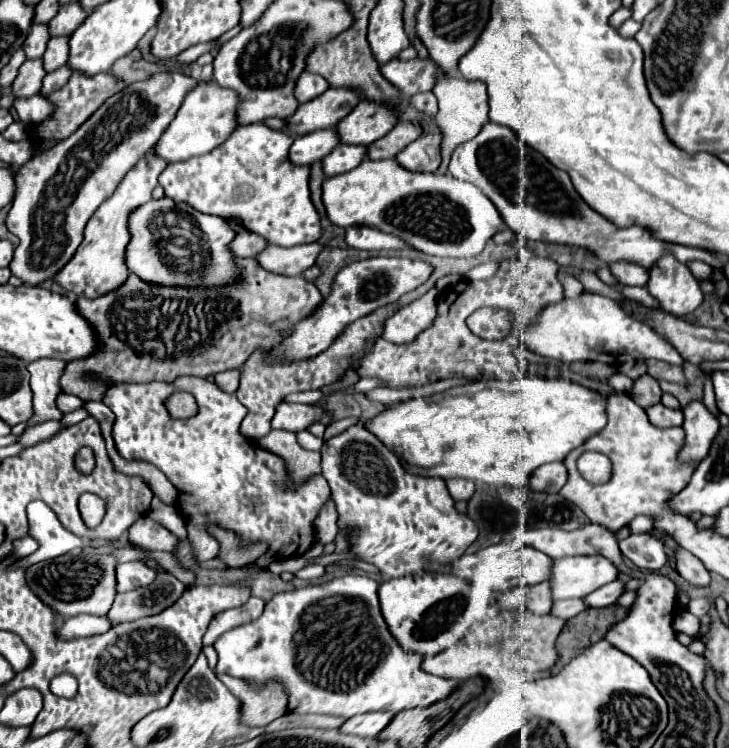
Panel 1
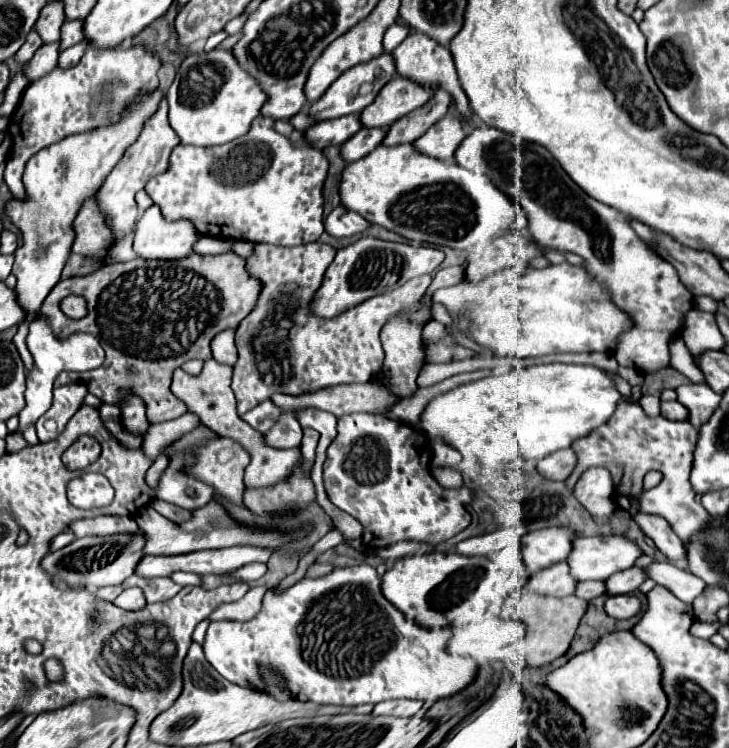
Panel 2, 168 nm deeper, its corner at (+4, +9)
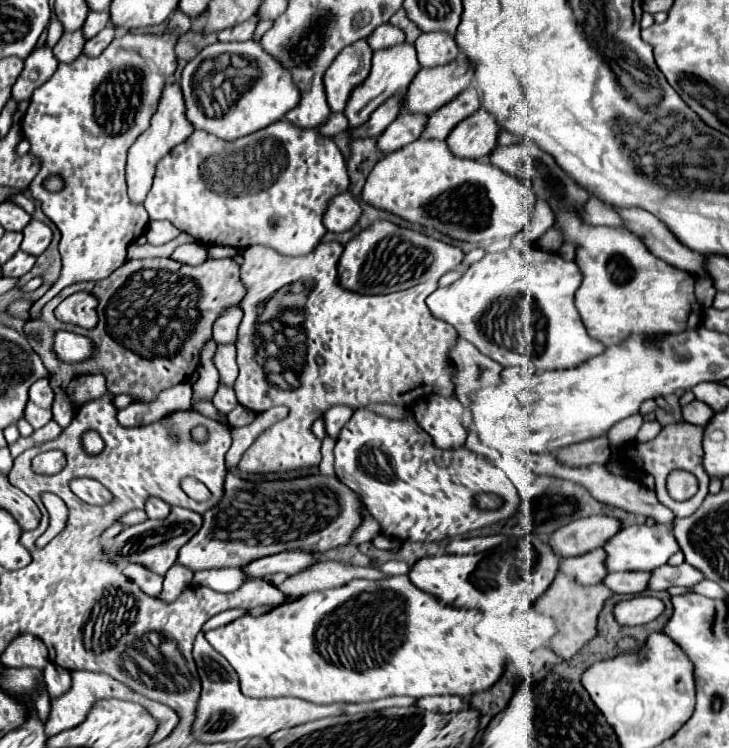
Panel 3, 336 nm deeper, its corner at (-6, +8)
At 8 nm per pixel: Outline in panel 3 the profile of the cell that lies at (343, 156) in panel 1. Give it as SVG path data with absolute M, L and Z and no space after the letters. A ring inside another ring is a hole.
M402 110L398 114L398 118L376 138L376 148L384 154L390 154L410 142L414 142L420 132L424 130L426 124L426 116L418 116L418 114L410 114L406 110Z

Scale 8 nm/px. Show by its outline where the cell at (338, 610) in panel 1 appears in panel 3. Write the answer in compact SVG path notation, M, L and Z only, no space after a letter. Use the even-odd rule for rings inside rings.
M388 576L382 580L352 580L340 588L310 592L294 602L280 604L264 616L236 618L222 628L206 632L206 640L236 670L242 694L254 698L298 696L314 704L436 694L470 698L498 680L506 660L498 644L476 636L474 626L480 618L476 610L456 610L440 604L418 590L408 576ZM342 654L346 654L348 664L342 660Z

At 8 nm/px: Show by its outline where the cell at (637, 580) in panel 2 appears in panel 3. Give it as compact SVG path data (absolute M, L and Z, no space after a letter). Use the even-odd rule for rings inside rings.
M686 562L680 566L664 564L650 572L648 588L650 590L666 590L670 586L694 586L694 582L700 582L700 580L704 580L702 574L698 574L698 570L694 570Z

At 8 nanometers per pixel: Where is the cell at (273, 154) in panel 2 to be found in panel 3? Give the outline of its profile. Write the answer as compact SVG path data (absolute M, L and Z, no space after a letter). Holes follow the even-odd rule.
M288 120L274 122L254 134L226 142L202 130L170 150L158 164L152 190L144 200L150 220L170 220L200 244L222 244L238 250L254 244L272 246L284 256L310 254L328 232L322 218L328 202L348 190L348 172L340 148L318 130L298 128Z

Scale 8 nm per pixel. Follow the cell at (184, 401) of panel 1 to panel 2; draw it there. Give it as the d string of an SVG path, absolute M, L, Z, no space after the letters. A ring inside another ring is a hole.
M222 253L222 255L190 255L180 261L148 261L148 259L132 259L124 263L102 265L98 271L72 277L60 281L44 299L40 313L48 319L48 325L56 331L56 335L70 335L76 331L92 333L100 345L106 349L106 361L98 369L86 373L62 373L56 377L56 387L64 383L84 383L88 391L100 397L104 403L120 405L124 401L124 393L136 393L146 405L148 421L160 423L170 421L186 413L186 405L178 401L170 393L170 381L174 369L178 369L184 361L190 359L210 359L210 341L222 329L236 329L236 325L250 313L256 305L260 293L260 281L248 277L244 269L244 259L236 253ZM66 295L82 295L88 301L88 315L84 319L68 319L58 311L60 299Z

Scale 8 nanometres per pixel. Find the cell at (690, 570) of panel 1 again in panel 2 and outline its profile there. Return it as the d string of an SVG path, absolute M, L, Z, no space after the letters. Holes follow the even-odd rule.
M636 513L634 521L644 531L644 535L648 535L654 541L656 549L662 551L668 559L684 559L686 557L684 543L680 541L680 537L676 537L676 533L672 533L672 527L668 525L668 521L664 521L664 517Z

